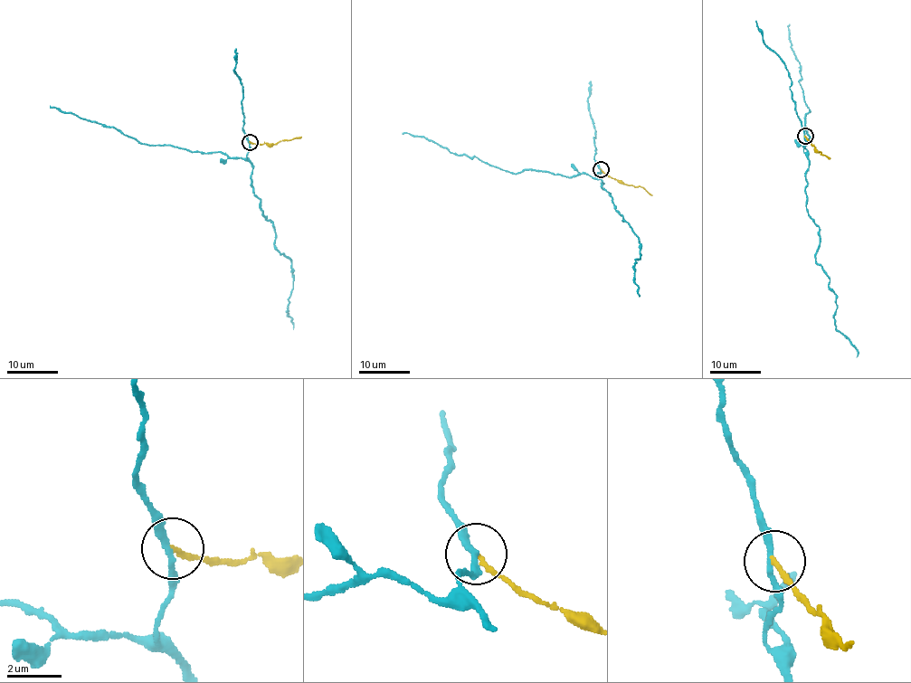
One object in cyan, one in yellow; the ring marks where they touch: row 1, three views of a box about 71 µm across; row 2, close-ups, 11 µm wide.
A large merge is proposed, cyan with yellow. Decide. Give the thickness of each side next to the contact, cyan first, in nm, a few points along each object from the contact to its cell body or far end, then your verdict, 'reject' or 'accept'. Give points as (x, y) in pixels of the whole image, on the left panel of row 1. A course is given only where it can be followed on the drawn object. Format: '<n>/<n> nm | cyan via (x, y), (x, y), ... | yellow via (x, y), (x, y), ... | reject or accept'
200/180 nm | cyan via (249, 142), (254, 195), (270, 221), (275, 246), (291, 262), (288, 309), (293, 329) | yellow via (249, 142), (273, 144), (301, 137) | reject

